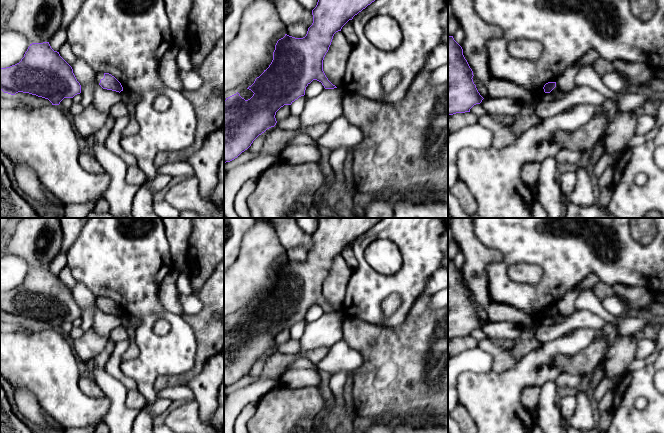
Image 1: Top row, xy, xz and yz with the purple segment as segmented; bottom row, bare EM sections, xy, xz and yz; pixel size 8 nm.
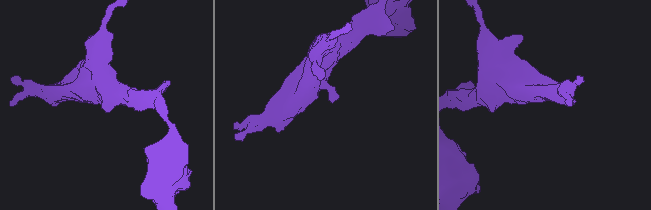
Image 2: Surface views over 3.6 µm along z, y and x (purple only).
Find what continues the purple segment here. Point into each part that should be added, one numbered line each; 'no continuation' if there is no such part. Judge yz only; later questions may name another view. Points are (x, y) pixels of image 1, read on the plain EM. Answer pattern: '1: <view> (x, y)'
no continuation

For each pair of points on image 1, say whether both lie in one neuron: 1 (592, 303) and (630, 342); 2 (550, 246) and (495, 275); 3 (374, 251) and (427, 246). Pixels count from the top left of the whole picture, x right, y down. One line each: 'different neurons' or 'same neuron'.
1: different neurons
2: same neuron
3: different neurons

